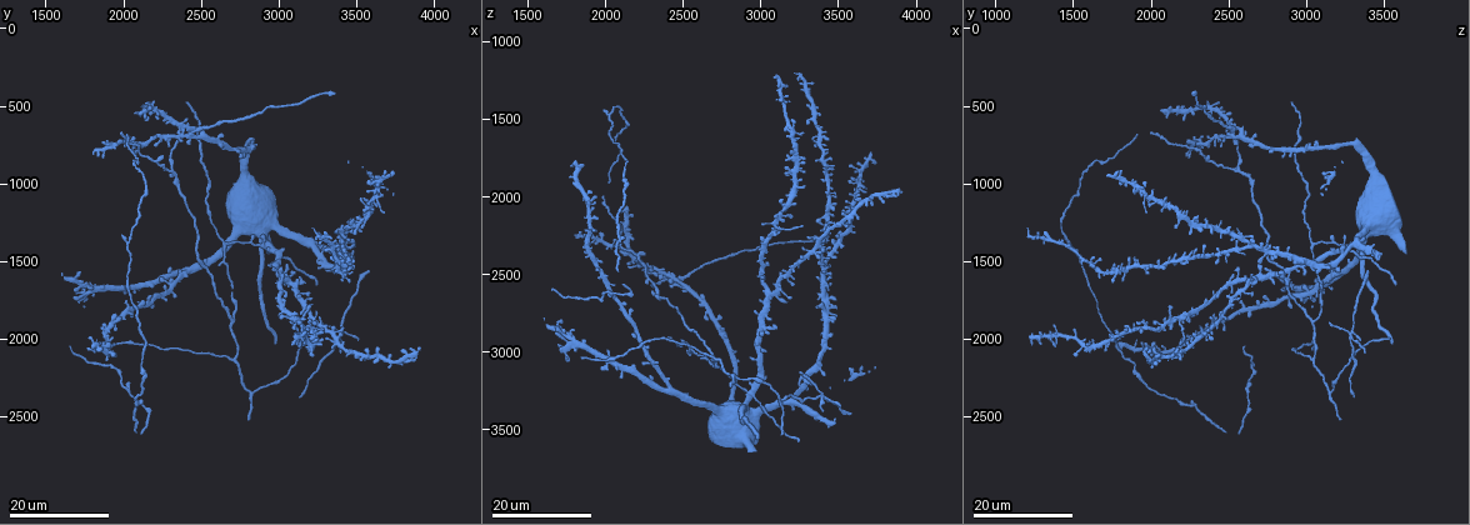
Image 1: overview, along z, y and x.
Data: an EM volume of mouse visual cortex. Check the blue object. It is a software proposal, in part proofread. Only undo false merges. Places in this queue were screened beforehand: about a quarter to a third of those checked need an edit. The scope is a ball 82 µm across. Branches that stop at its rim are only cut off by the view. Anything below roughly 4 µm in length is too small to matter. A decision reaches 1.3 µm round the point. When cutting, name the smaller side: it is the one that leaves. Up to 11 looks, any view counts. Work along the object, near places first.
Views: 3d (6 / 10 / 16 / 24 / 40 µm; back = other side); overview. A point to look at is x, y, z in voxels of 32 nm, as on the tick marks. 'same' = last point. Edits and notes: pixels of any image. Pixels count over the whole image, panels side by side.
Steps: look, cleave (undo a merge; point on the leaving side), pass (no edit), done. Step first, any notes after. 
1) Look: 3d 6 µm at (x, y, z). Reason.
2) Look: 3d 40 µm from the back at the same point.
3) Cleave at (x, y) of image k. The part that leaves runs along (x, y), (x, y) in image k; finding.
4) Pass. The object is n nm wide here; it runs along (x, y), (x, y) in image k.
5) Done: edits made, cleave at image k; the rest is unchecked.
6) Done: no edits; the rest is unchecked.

Look: 3d 24 µm at (2820, 2360, 3140). Three arms meet.

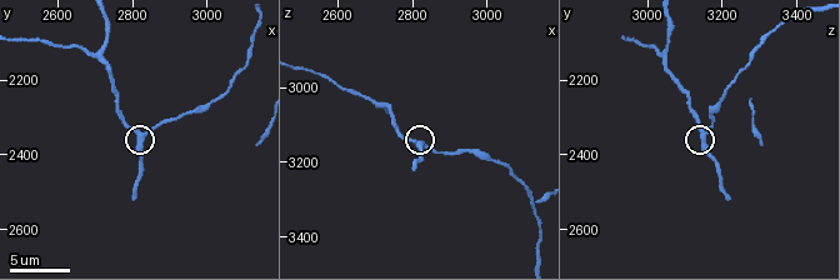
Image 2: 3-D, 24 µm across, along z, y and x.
Look: 3d 6 µm at (2820, 2350, 3150). Zoom in.

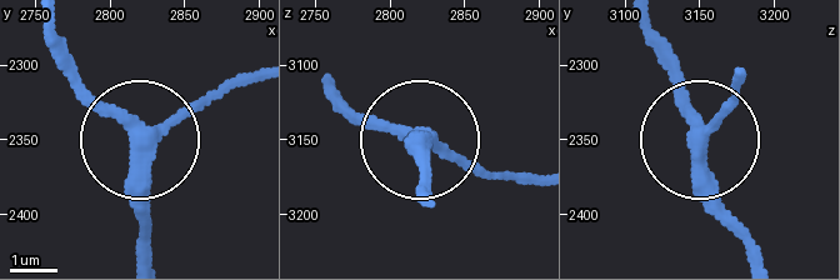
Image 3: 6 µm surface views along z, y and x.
Pass. The object is 310 nm wide here; it runs along (50, 23), (61, 59), (141, 143), (145, 258) in image 3; continuous, no second neuron.

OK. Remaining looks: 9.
Look: 3d 24 µm at (2700, 1900, 3060). Branch point.

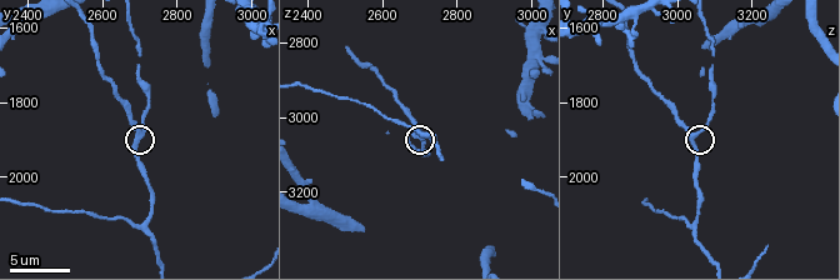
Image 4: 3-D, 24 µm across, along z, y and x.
Look: 3d 10 µm at (2710, 1890, 3050). Zoom in.

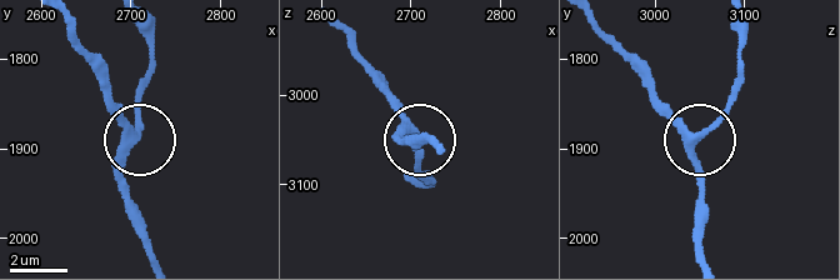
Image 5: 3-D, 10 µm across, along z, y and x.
Pass. The side arm is 7 µm long; it runs along (65, 23), (105, 95), (139, 133), (141, 83) in image 5; one neuron here.

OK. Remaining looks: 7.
Look: 3d 24 µm at (2900, 1440, 3280).

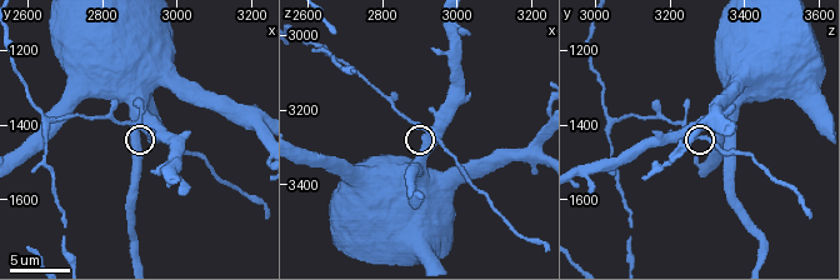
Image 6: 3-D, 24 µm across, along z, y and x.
Look: 3d 6 µm at (2910, 1420, 3250). Closer look.

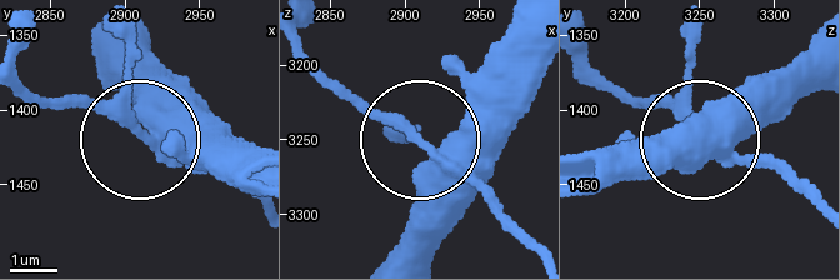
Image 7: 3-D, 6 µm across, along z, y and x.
Pass. All the same neuron.

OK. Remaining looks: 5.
Look: 3d 10 µm at (2700, 2130, 3040). Three arms meet.

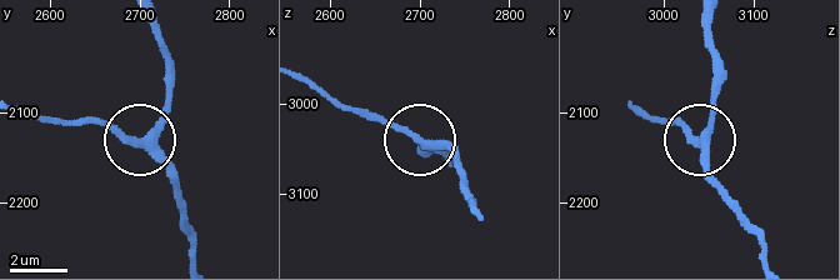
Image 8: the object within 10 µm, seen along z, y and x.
Pass. The side arm is 32 µm long; it runs along (148, 23), (165, 66), (160, 116), (136, 138), (88, 119) in image 8; all the same neuron.

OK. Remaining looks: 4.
Look: 3d 16 µm at (2320, 920, 2560). Side arm on a straight run.

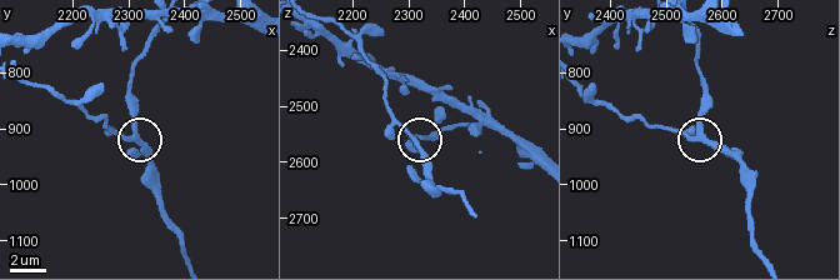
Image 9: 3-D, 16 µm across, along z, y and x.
Look: 3d 6 µm at (2305, 915, 2565).

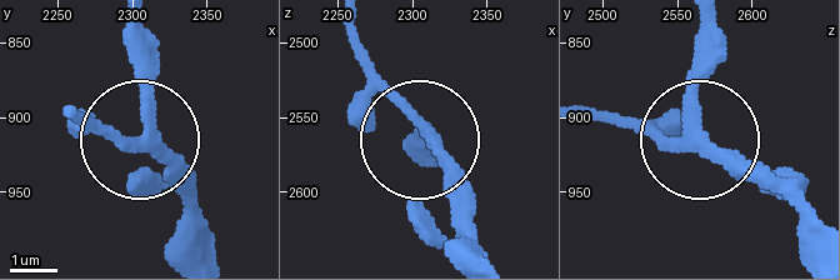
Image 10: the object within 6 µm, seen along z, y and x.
Pass. The side arm is 85 µm long; it runs along (698, 28), (701, 135), (814, 215) in image 10; continuous, no second neuron.

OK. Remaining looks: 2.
Done: no edits; the rest is unchecked.

